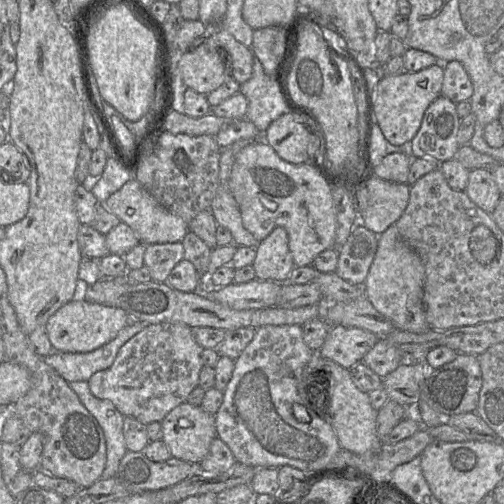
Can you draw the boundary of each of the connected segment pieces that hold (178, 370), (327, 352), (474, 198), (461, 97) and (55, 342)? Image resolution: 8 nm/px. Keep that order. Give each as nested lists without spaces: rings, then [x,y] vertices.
[[[164,322],[159,324],[146,325],[145,328],[128,340],[119,350],[117,357],[111,367],[94,373],[88,380],[91,393],[99,399],[110,400],[115,407],[126,417],[133,417],[147,425],[153,422],[161,422],[167,414],[175,407],[185,403],[189,394],[199,385],[200,371],[204,367],[202,362],[203,348],[195,341],[192,328],[182,323]]]
[[[331,326],[319,354],[344,368],[351,369],[379,341],[374,333],[357,327]]]
[[[482,168],[470,171],[465,193],[474,204],[489,214],[495,210],[502,196],[490,170]]]
[[[459,61],[442,64],[444,78],[441,95],[454,103],[468,101],[473,95],[473,84],[463,65]]]
[[[78,296],[50,316],[44,329],[55,351],[86,353],[110,342],[128,322],[129,315],[123,309],[93,303]]]

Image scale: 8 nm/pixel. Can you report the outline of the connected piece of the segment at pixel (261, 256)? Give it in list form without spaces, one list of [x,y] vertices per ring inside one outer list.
[[[276,227],[256,247],[256,258],[252,264],[256,278],[278,283],[288,282],[294,260],[289,250],[288,233]]]

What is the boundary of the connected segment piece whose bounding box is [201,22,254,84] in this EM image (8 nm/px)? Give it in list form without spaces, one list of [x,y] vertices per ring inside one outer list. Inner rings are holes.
[[[222,22],[217,26],[207,26],[207,31],[201,37],[213,38],[216,44],[225,51],[229,73],[236,82],[243,84],[251,78],[254,62],[251,48],[238,42],[222,27]]]

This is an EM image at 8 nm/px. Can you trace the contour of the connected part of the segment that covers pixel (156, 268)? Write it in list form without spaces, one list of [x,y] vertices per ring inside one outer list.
[[[182,242],[146,245],[144,265],[149,269],[152,281],[165,282],[172,269],[184,259]]]

